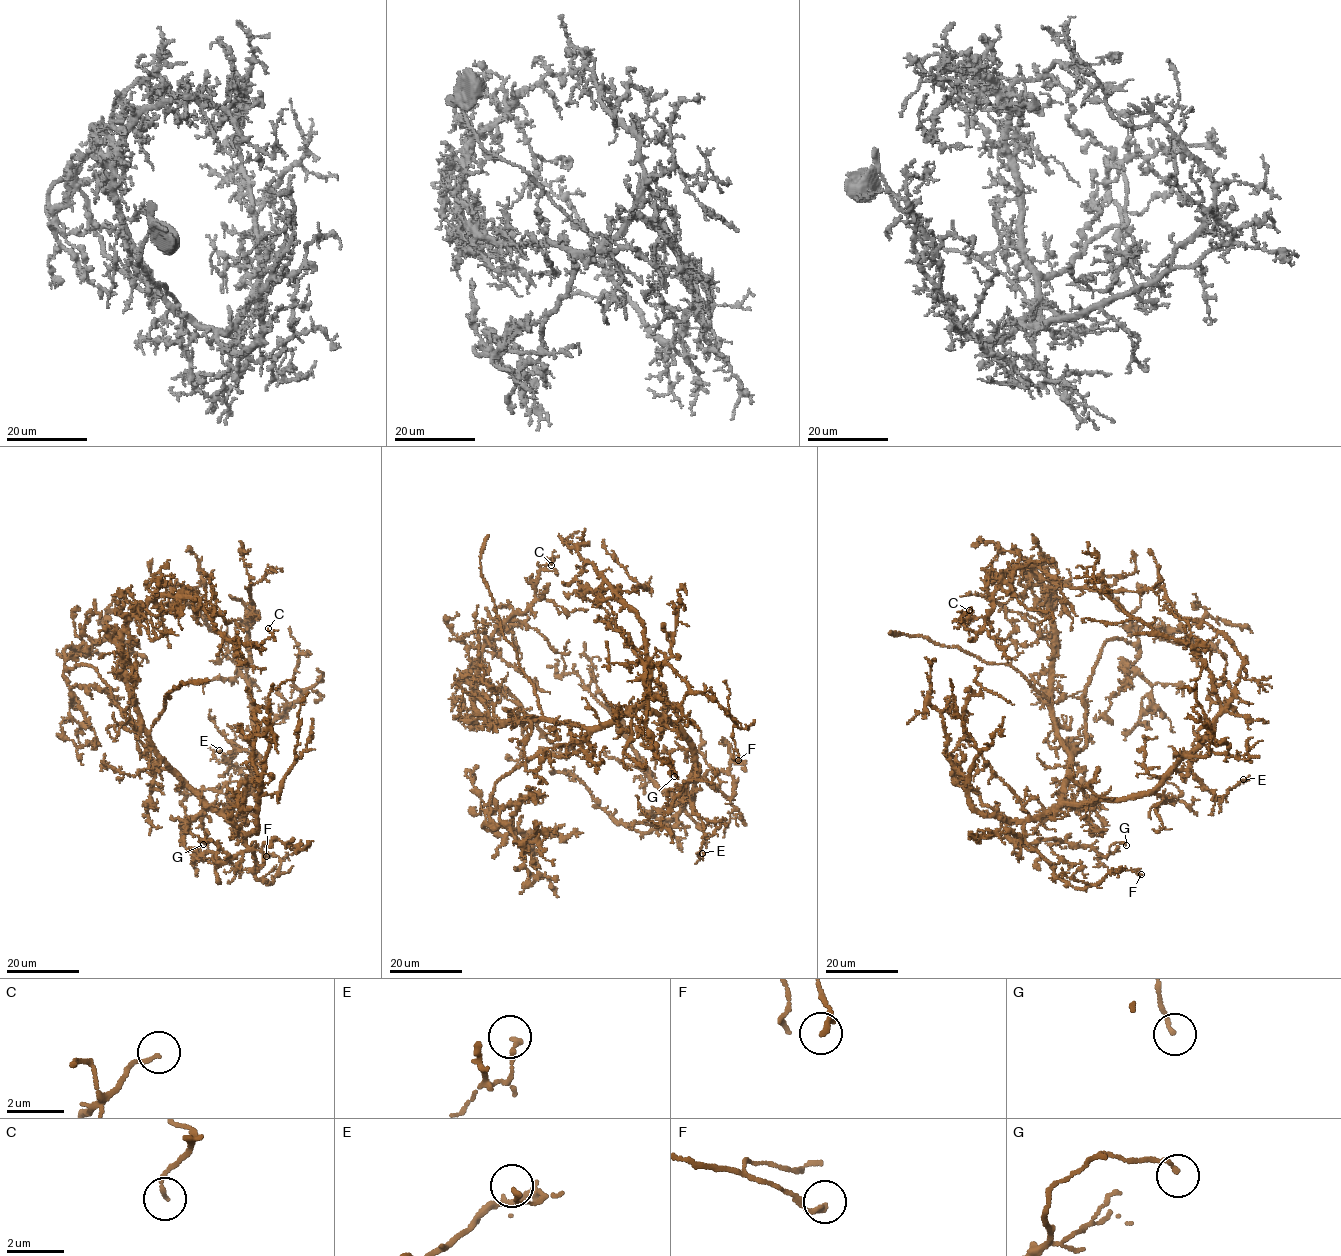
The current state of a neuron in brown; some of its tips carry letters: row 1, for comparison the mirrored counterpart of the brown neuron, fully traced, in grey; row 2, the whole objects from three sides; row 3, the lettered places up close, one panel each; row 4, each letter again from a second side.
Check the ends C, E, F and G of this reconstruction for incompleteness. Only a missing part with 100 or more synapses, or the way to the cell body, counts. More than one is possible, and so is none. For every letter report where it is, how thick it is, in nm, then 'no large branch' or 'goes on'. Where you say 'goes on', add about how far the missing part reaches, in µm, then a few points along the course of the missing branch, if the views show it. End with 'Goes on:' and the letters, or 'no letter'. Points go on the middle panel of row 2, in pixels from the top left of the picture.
C: (551, 565) | 130 nm | no large branch
E: (702, 853) | 150 nm | no large branch
F: (738, 760) | 190 nm | no large branch
G: (674, 776) | 120 nm | no large branch
Goes on: no letter

